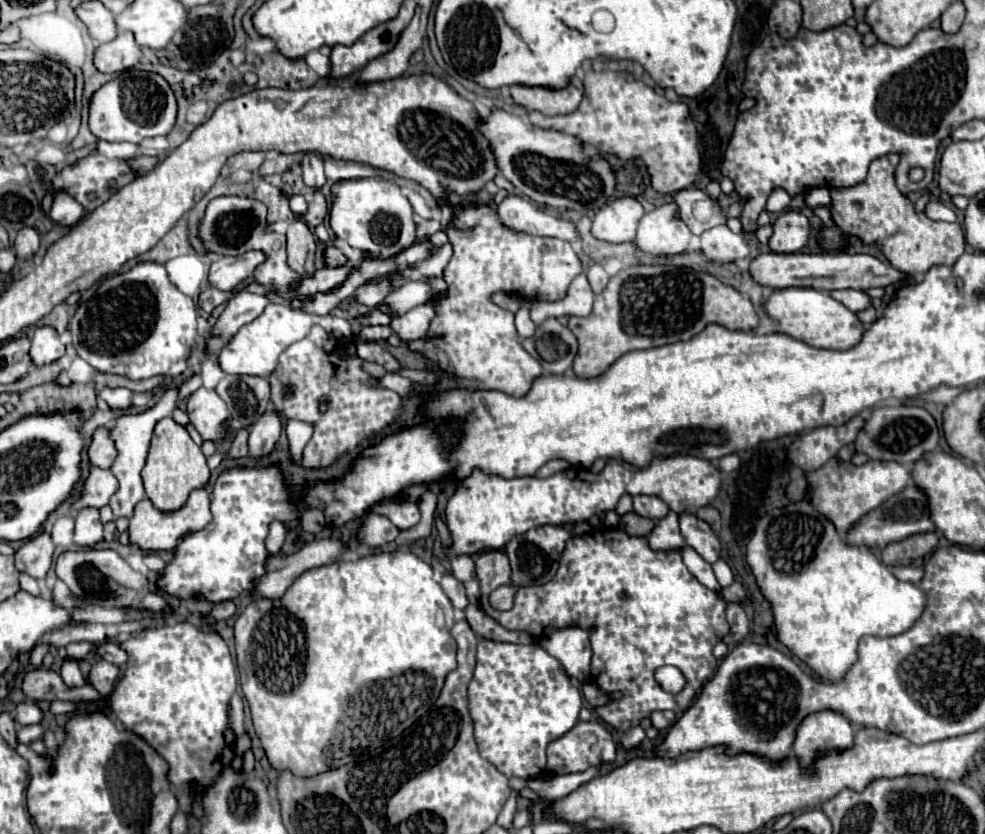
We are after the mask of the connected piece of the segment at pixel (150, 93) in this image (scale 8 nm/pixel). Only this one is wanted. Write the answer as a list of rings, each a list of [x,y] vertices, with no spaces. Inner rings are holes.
[[[127,69],[97,89],[89,101],[89,129],[97,139],[141,143],[145,137],[167,135],[177,117],[177,103],[169,83],[159,73]]]

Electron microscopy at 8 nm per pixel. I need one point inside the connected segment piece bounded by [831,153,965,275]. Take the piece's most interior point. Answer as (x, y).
(875, 211)

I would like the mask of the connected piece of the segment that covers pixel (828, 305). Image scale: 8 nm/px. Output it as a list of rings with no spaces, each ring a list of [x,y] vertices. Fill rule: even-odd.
[[[779,289],[765,301],[765,311],[779,321],[777,331],[791,335],[811,347],[845,351],[857,345],[865,333],[865,325],[859,321],[857,313],[849,311],[843,303],[835,301],[827,291],[817,289]]]

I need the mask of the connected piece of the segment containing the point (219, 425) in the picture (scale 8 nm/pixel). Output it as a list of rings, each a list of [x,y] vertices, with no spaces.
[[[199,387],[187,399],[187,415],[203,439],[221,441],[227,431],[223,421],[229,417],[225,401],[215,393],[215,389]]]

